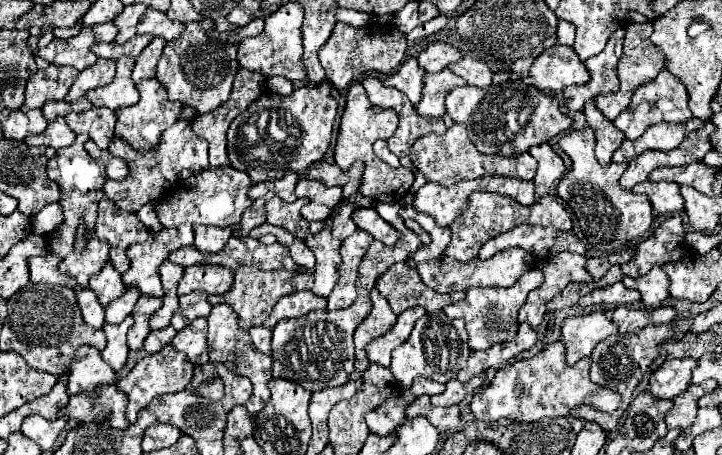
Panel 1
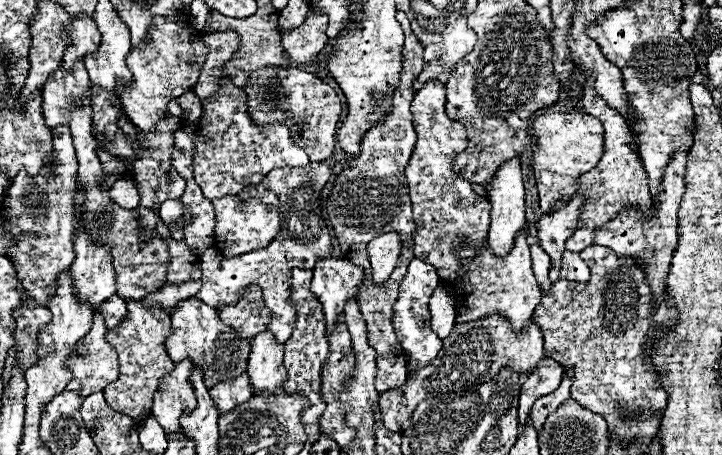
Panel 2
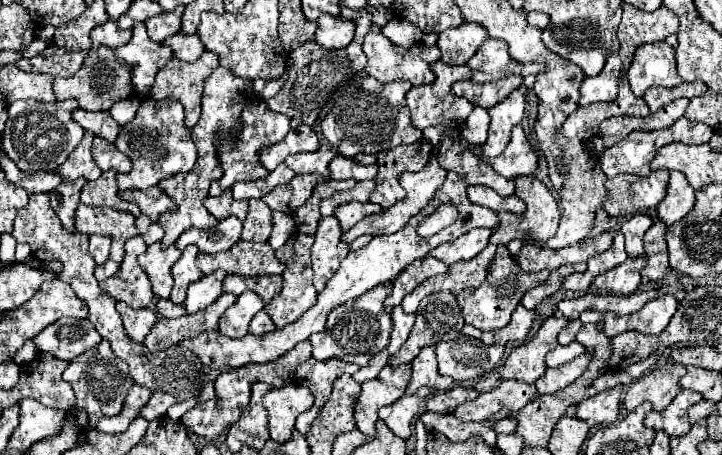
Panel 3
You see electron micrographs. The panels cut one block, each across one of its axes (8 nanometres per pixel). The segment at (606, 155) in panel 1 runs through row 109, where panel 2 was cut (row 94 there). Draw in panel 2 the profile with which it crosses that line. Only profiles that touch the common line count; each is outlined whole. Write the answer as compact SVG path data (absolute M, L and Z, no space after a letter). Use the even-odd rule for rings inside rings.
M592 80L584 84L584 96L582 96L582 106L586 114L598 118L604 128L604 154L602 160L594 170L586 172L578 180L578 192L588 196L588 204L584 204L584 212L580 214L580 252L592 244L594 232L608 224L610 220L616 218L616 214L624 208L638 208L644 216L652 214L652 200L648 192L648 178L642 166L642 160L636 150L630 146L630 132L626 126L626 120L614 110L608 108L608 104L594 92Z

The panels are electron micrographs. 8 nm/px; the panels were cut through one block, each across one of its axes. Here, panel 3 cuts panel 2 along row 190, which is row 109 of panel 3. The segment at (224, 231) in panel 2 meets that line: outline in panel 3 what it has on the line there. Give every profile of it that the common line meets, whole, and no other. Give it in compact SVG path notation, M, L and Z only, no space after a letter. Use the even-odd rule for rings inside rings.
M254 98L252 102L248 102L242 110L240 122L244 122L244 126L240 126L240 132L236 132L236 136L228 136L228 138L220 138L216 150L218 150L218 158L222 164L222 178L212 182L210 186L210 194L218 196L220 192L232 188L236 182L250 182L250 180L260 180L266 178L266 170L260 164L260 150L268 148L276 142L280 142L288 132L290 132L290 122L288 116L280 114L280 112L272 112L268 110L268 106L264 106L264 100Z

